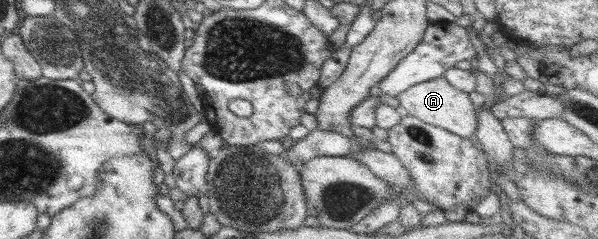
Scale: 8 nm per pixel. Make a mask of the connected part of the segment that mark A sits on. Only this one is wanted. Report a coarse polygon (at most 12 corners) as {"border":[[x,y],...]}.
{"border":[[441,76],[409,86],[392,103],[407,116],[472,139],[467,94]]}

